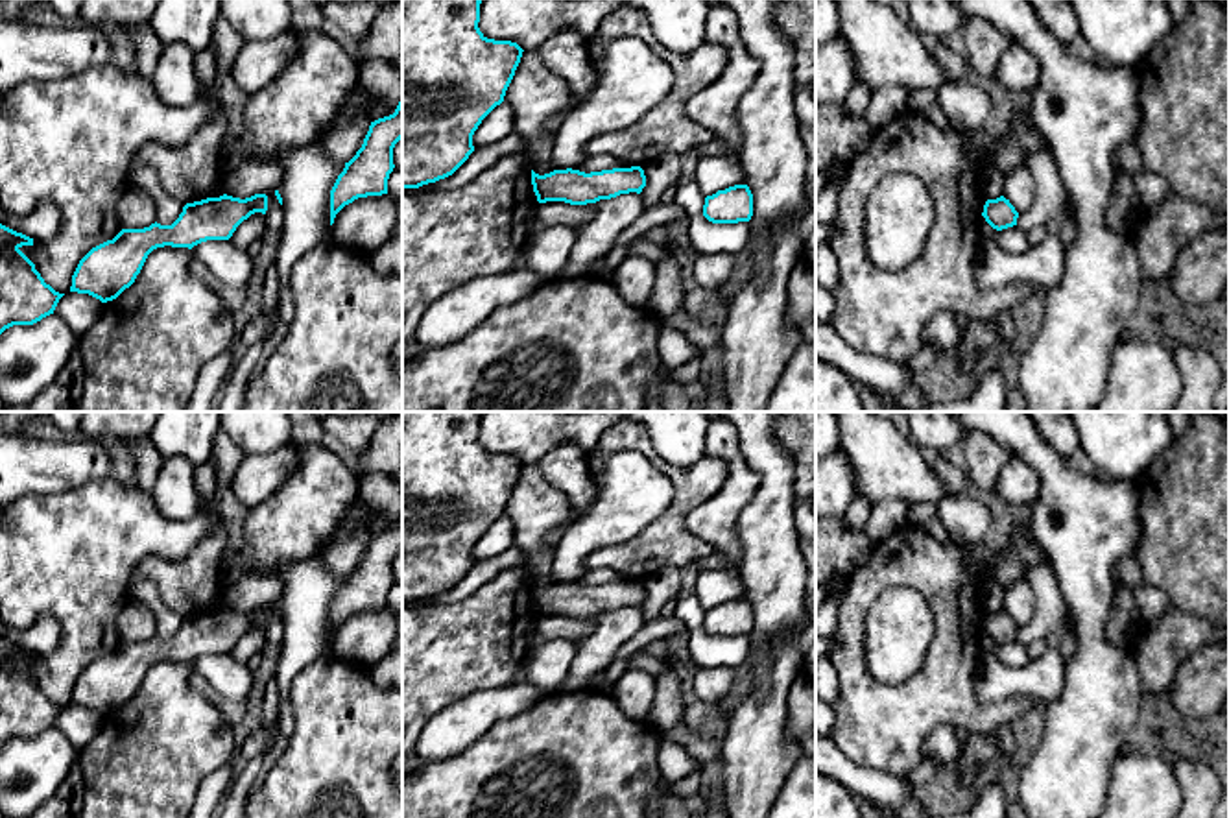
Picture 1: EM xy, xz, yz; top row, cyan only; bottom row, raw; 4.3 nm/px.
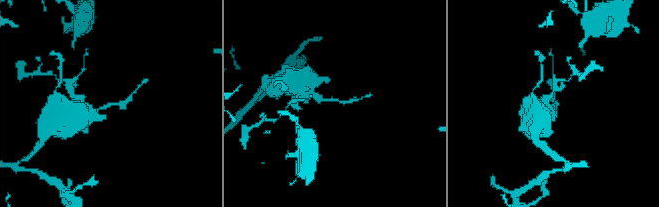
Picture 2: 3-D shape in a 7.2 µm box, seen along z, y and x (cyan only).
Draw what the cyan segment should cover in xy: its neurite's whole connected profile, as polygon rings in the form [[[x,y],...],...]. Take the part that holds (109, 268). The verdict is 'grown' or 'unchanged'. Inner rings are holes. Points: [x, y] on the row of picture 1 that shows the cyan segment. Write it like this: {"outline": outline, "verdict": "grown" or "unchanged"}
{"outline": [[[223,194],[186,203],[172,225],[155,222],[144,229],[122,229],[79,260],[70,292],[89,294],[101,303],[113,301],[135,283],[153,249],[164,246],[192,249],[207,240],[229,240],[244,220],[266,211],[266,194],[245,199]]], "verdict": "unchanged"}

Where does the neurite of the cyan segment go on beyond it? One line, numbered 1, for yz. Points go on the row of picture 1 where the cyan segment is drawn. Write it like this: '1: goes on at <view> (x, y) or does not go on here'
1: does not go on here

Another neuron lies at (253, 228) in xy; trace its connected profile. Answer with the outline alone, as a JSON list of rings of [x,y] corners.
[[[255,212],[244,220],[229,238],[238,249],[247,249],[251,242],[266,235],[266,214]]]

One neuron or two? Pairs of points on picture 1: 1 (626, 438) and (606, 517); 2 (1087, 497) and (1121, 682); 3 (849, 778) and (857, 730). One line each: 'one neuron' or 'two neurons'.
1: two neurons
2: one neuron
3: two neurons

